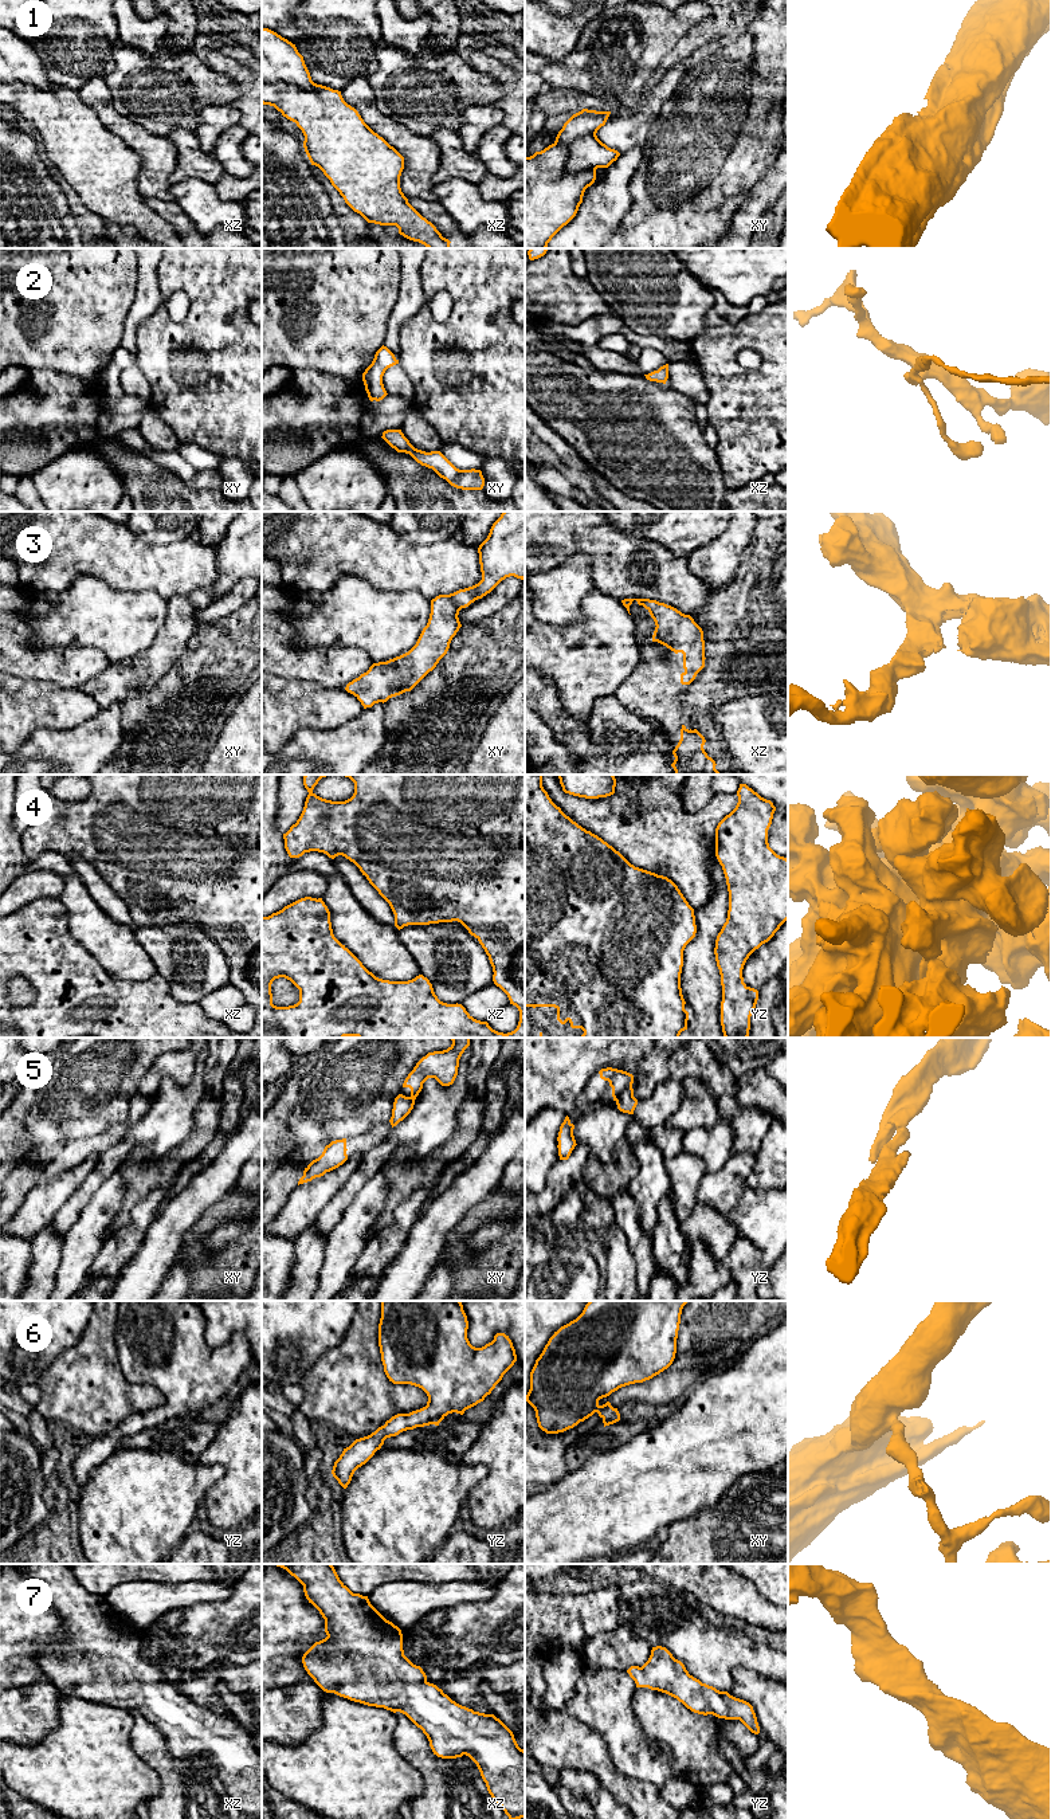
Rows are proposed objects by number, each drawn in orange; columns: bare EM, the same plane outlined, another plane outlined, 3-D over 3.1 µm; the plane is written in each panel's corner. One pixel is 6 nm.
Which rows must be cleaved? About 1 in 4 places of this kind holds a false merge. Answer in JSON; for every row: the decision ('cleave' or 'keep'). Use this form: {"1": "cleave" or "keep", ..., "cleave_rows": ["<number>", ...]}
{"1": "keep", "2": "keep", "3": "keep", "4": "keep", "5": "cleave", "6": "keep", "7": "keep", "cleave_rows": ["5"]}

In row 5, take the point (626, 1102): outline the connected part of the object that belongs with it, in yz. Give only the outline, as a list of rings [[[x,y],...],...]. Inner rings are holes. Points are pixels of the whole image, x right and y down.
[[[627,1086],[616,1099],[617,1109],[623,1113],[634,1114],[638,1099],[634,1097],[632,1086]]]

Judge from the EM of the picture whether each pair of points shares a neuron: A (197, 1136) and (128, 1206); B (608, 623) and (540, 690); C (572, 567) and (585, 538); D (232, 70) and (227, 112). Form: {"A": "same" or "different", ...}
{"A": "same", "B": "different", "C": "different", "D": "different"}

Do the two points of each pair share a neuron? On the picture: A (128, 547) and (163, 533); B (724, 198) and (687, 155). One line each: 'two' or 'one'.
A: two
B: one

